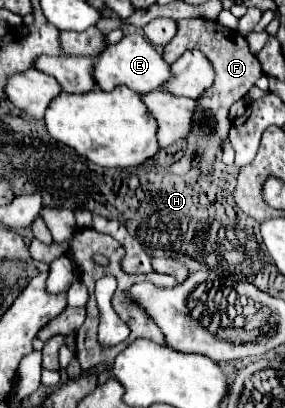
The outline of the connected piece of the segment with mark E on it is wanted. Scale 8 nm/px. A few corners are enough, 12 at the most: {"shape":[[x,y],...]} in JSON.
{"shape":[[138,32],[94,58],[102,90],[162,88],[168,64]]}

